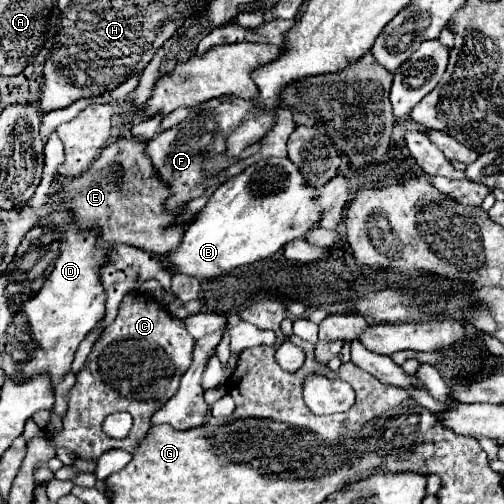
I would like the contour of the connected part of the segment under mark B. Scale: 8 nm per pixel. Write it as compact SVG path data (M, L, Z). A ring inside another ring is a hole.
M288 158L258 160L218 186L208 204L184 226L178 248L162 256L162 264L170 276L186 274L198 280L212 280L240 266L268 258L286 242L304 236L316 226L320 210L312 202L314 196L316 192L308 188L306 180Z

